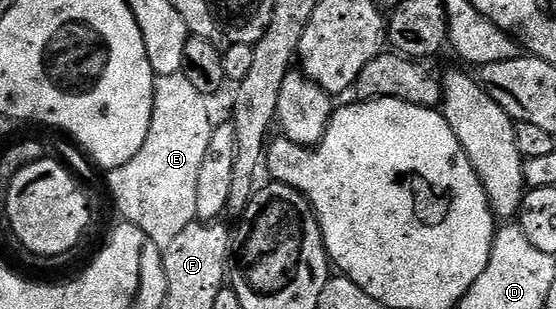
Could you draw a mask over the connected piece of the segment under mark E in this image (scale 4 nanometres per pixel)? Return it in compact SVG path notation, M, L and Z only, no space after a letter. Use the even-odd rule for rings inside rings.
M184 74L159 75L154 81L154 108L152 109L152 125L140 153L128 161L128 165L120 165L109 172L110 195L114 198L114 207L122 214L125 222L136 229L148 233L148 237L160 249L172 245L172 240L188 225L198 219L196 213L196 181L200 177L200 165L204 165L204 157L210 152L208 141L212 141L215 120L210 120L210 107L207 96L194 88L192 81Z

